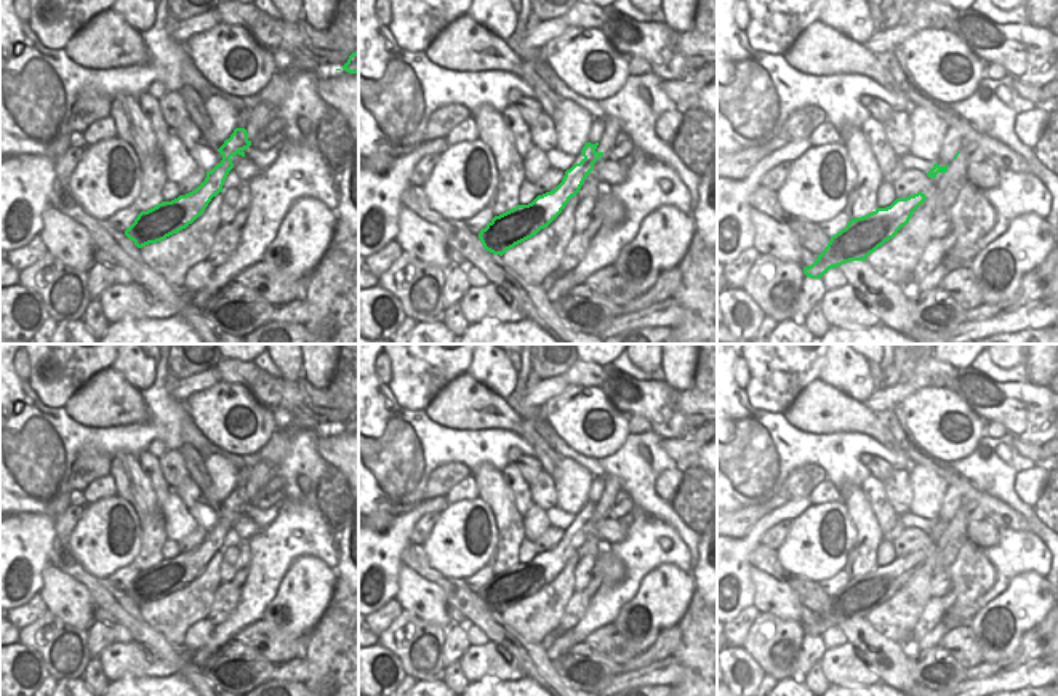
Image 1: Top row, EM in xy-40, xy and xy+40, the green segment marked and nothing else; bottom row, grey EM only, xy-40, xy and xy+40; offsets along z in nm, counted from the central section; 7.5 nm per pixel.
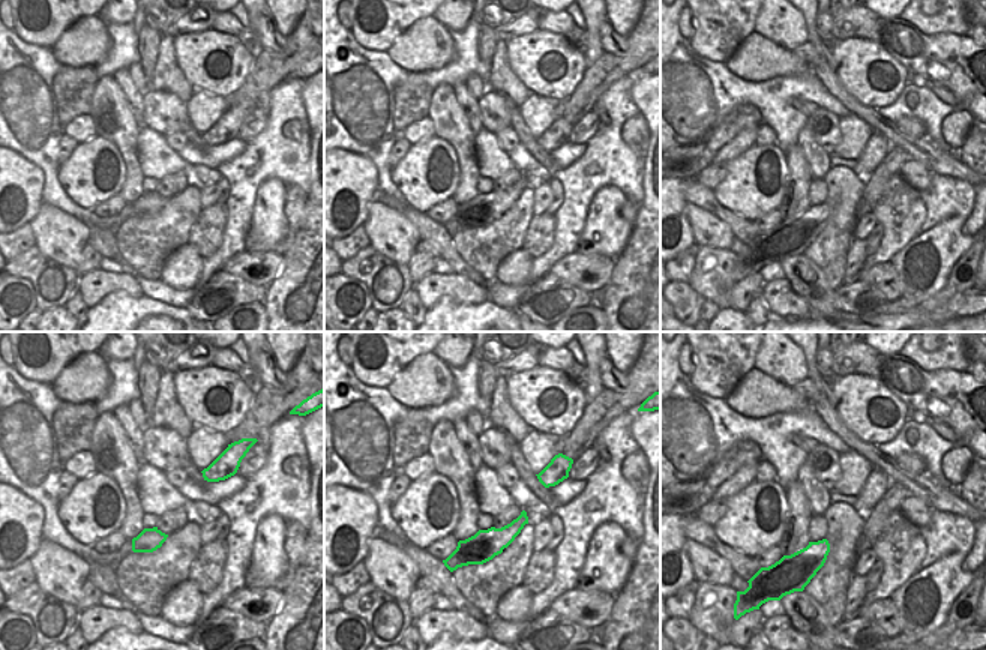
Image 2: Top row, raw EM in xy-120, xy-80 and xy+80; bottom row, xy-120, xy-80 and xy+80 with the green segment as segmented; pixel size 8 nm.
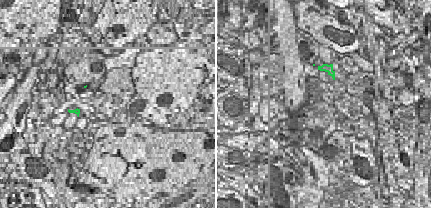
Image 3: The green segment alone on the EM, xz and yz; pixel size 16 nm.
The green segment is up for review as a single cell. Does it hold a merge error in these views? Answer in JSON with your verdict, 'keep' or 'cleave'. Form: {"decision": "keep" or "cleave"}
{"decision": "keep"}

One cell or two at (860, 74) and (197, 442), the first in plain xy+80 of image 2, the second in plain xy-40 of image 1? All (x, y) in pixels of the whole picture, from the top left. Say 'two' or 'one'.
two

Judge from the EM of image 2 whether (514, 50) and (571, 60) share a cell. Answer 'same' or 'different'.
same

